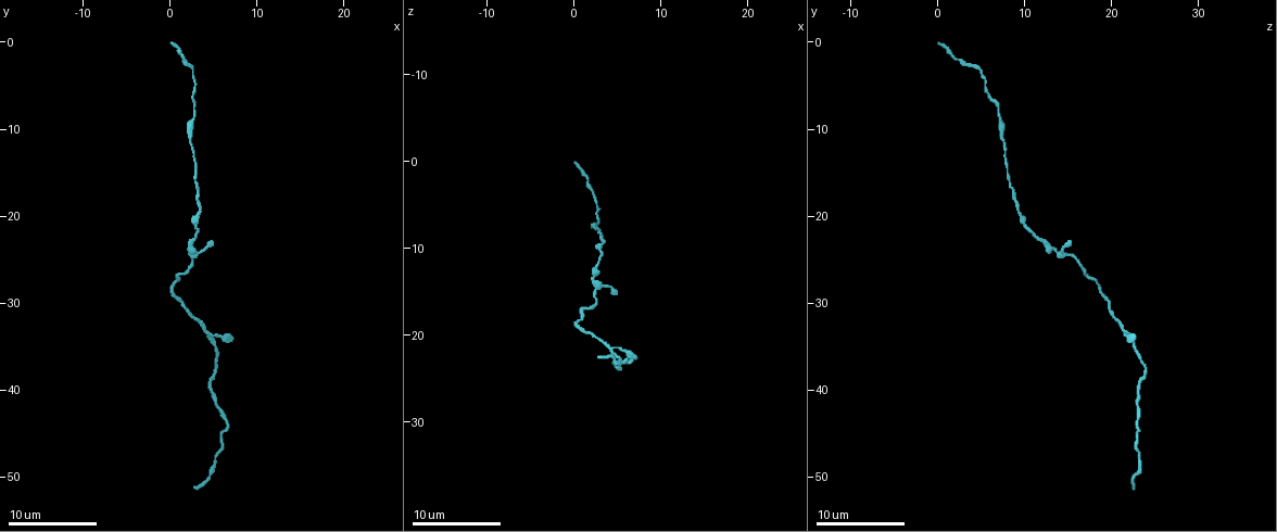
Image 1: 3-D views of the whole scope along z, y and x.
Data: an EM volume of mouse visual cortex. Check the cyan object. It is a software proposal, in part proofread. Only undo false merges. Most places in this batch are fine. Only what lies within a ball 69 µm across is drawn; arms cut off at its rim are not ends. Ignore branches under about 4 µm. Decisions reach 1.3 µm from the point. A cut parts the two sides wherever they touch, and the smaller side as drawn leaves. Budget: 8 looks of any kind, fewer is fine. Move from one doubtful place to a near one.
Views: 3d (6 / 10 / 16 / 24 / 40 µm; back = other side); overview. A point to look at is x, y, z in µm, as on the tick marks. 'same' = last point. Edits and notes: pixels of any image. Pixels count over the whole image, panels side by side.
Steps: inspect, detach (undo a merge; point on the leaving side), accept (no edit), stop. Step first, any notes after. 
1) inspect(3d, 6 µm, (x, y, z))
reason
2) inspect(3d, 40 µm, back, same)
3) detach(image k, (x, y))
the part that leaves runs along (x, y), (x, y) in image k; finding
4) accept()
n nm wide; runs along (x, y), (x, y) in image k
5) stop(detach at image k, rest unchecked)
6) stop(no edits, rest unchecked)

inspect(3d, 16 µm, (2.6, 24.4, 14.2))
three-way junction

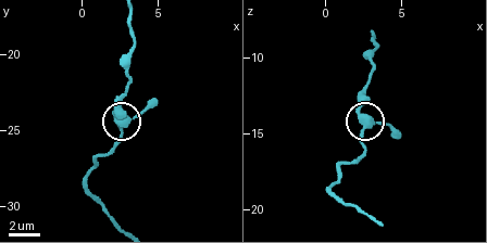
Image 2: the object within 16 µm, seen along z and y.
inspect(3d, 6 µm, (2.6, 24.4, 14.2))
zoom in

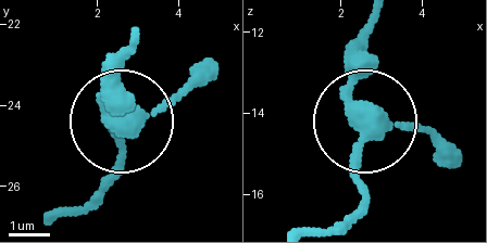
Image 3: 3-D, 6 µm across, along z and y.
accept()
370 nm wide; runs along (358, 190), (348, 41) in image 3; continuous, no second neuron

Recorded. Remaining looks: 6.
inspect(3d, 6 µm, (2.8, 14.8, 7.8))
sudden change in width

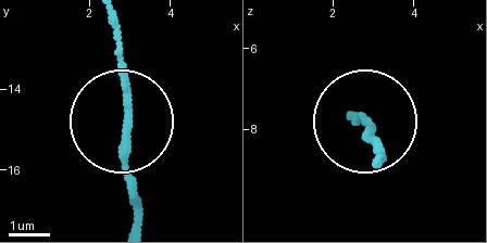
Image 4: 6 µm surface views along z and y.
inspect(3d, 6 µm, back, same)

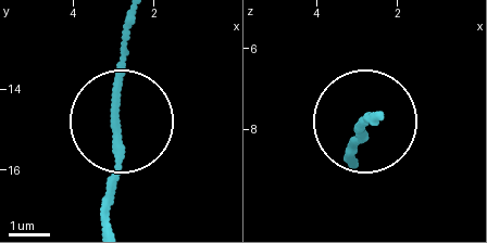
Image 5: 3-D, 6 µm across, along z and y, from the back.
accept()
180 nm wide; runs along (105, 216), (126, 20) in image 5; one neuron here

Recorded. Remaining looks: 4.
inspect(3d, 6 µm, (2.6, 9.0, 7.4))
sudden change in width

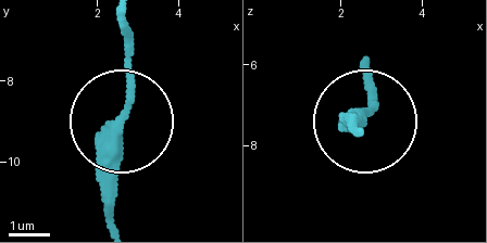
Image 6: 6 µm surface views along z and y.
accept()
runs along (114, 224), (125, 29) in image 6; one neuron here

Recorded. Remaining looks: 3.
inspect(3d, 10 µm, (6.8, 44.0, 23.0))
calibre changes

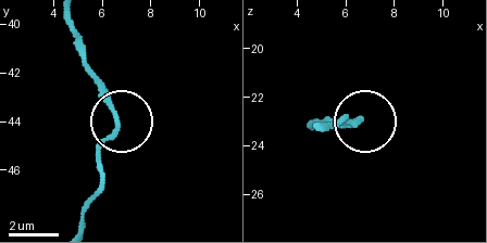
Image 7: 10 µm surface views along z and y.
inspect(3d, 6 µm, (6.5, 44.1, 23.0))

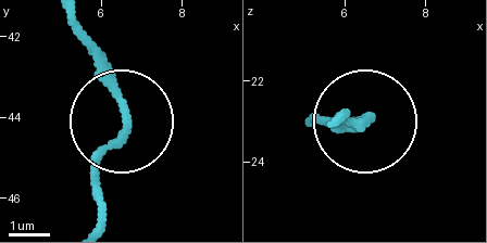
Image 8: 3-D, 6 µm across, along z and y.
accept()
runs along (311, 120), (366, 117), (345, 117) in image 8; continuous, no second neuron

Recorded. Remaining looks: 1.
stop(no edits, rest unchecked)

